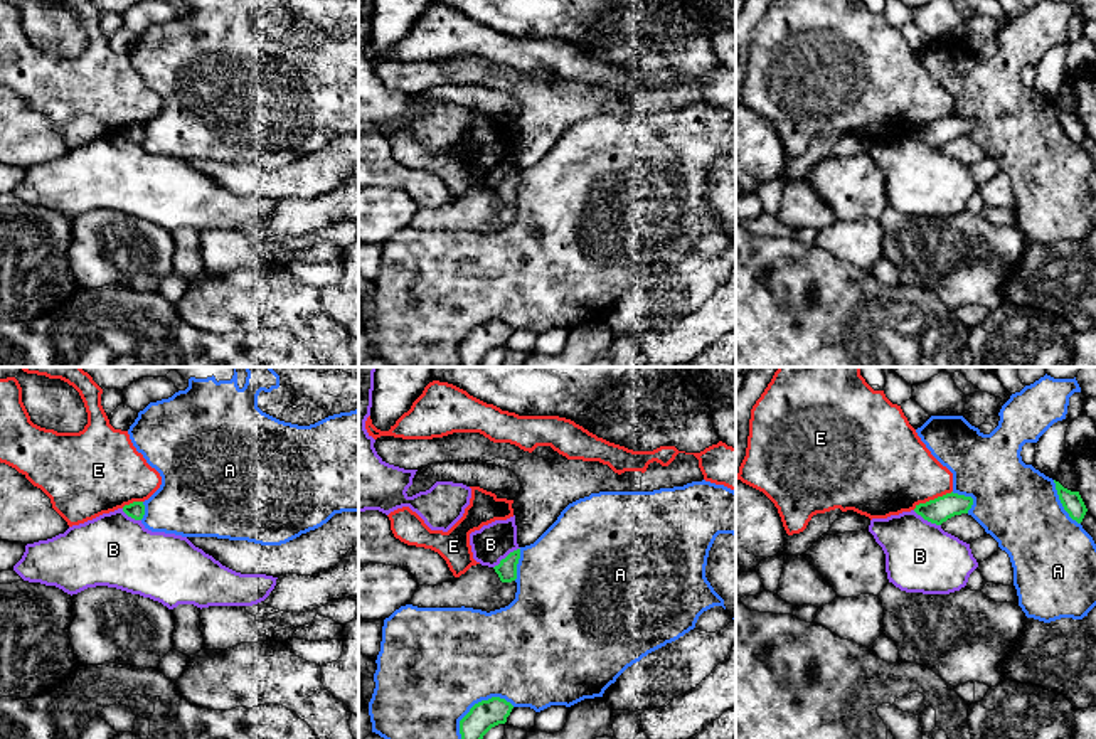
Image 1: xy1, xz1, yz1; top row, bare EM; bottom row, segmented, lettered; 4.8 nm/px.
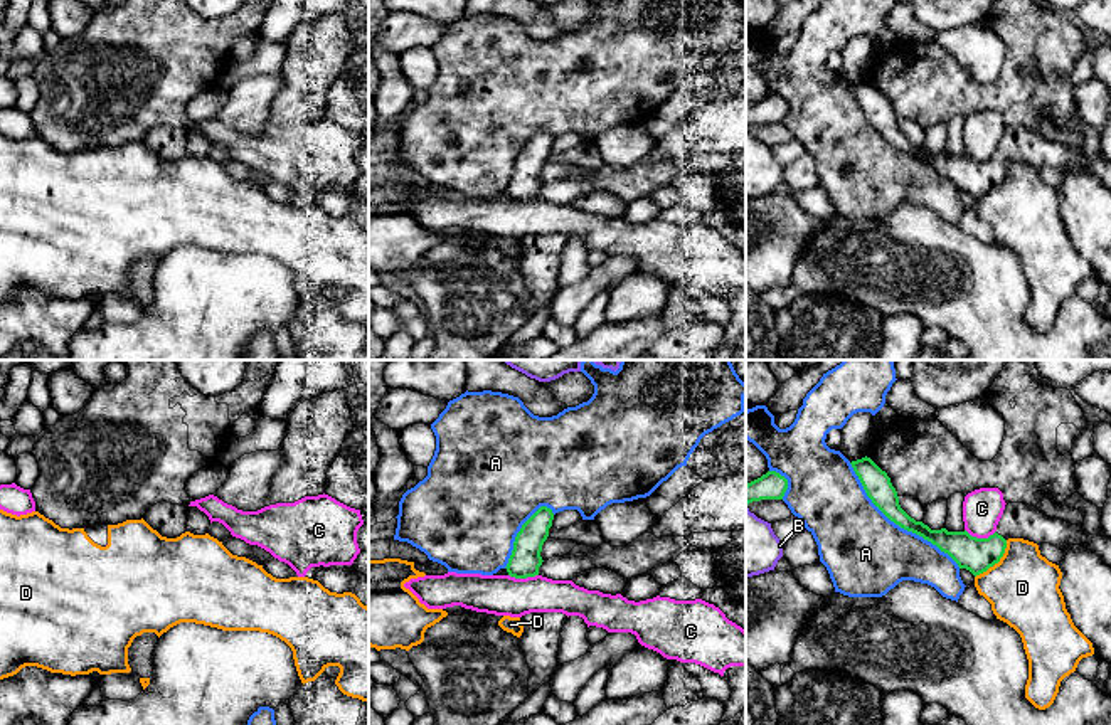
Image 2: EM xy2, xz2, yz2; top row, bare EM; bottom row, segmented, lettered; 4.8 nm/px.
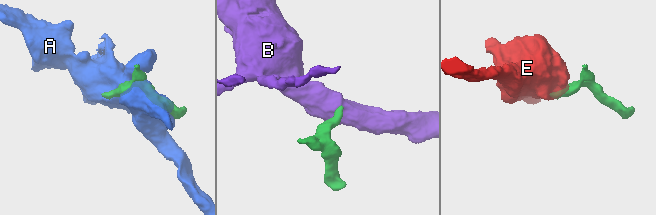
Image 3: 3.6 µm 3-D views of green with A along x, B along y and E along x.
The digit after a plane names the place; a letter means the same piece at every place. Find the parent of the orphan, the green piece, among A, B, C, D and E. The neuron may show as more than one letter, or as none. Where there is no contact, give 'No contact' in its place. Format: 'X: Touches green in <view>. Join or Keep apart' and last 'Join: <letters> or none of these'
A: Touches green in yz2. Keep apart
B: Touches green in xz1. Keep apart
C: Touches green in yz2. Keep apart
D: Touches green in yz2. Keep apart
E: Touches green in yz1. Keep apart
Join: none of these

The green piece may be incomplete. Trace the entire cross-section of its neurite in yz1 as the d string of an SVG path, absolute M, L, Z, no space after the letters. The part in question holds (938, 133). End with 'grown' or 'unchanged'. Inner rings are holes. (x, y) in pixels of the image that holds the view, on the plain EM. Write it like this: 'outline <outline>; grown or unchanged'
outline M946 116L926 126L916 128L914 135L921 138L924 143L941 148L948 141L961 136L968 136L973 128L971 120Z; unchanged

